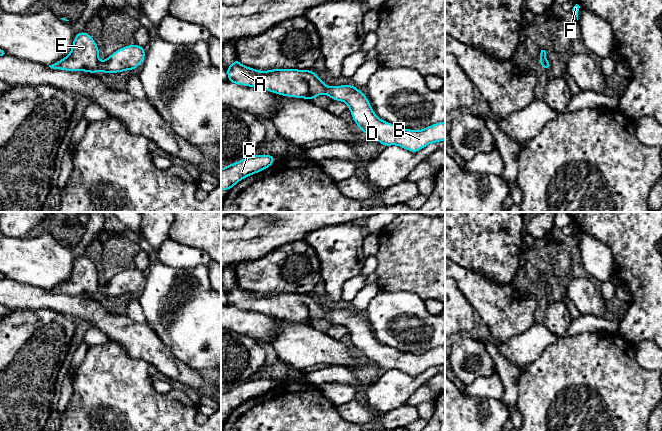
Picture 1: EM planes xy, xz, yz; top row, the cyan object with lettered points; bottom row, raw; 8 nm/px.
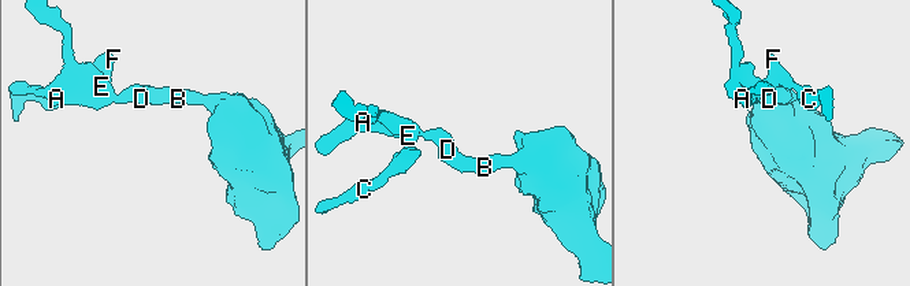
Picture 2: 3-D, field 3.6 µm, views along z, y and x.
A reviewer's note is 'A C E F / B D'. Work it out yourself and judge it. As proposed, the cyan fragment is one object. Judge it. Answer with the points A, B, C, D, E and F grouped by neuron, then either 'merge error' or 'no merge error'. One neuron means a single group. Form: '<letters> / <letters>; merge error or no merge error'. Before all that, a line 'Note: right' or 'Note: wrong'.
Note: wrong
A B C D E F; no merge error

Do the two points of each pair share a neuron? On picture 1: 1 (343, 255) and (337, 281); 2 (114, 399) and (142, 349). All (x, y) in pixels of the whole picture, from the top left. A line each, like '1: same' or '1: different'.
1: same
2: different

